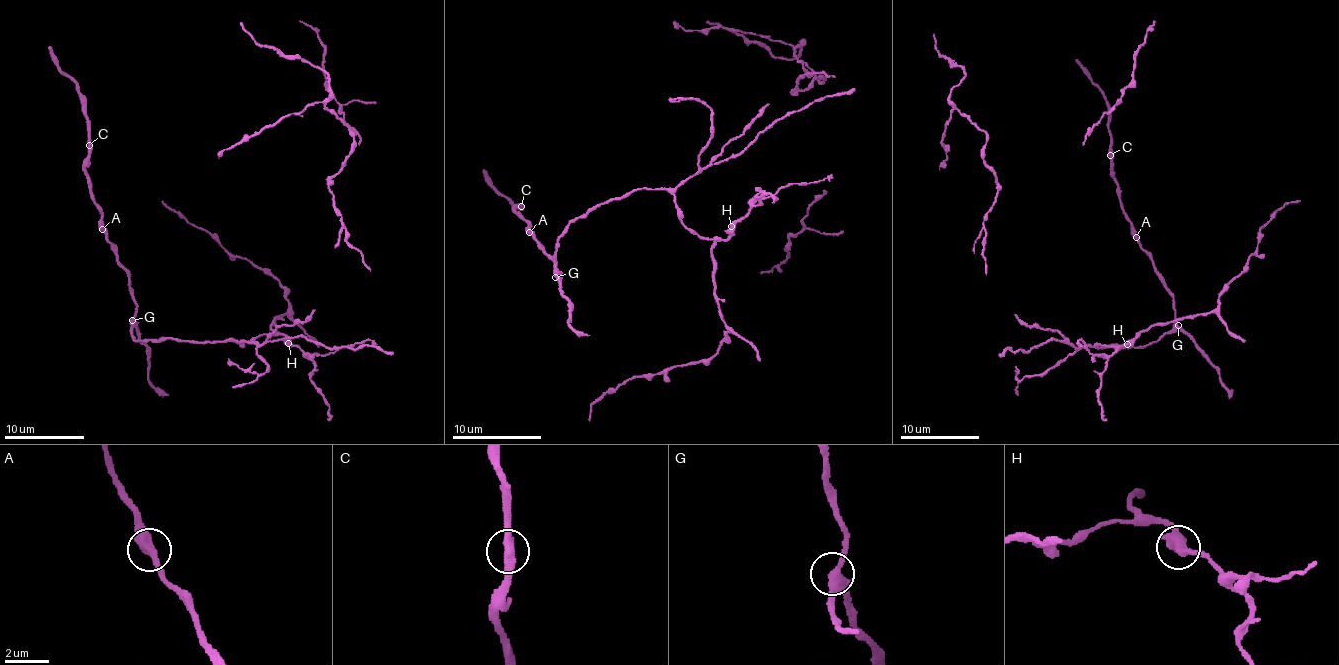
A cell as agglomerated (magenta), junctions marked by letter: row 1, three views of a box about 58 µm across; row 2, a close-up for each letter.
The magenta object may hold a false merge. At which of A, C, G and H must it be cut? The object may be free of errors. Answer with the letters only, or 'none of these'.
none of these

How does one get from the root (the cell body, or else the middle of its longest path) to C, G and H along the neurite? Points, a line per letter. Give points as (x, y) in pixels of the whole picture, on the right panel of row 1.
C: (1066, 339), (1074, 347), (1144, 346), (1156, 343), (1174, 323), (1172, 295), (1122, 208), (1111, 154)
G: (1066, 339), (1074, 347), (1096, 344), (1102, 348), (1110, 345), (1144, 346), (1156, 343), (1178, 325)
H: (1066, 339), (1074, 347), (1123, 346), (1139, 335), (1127, 344)

